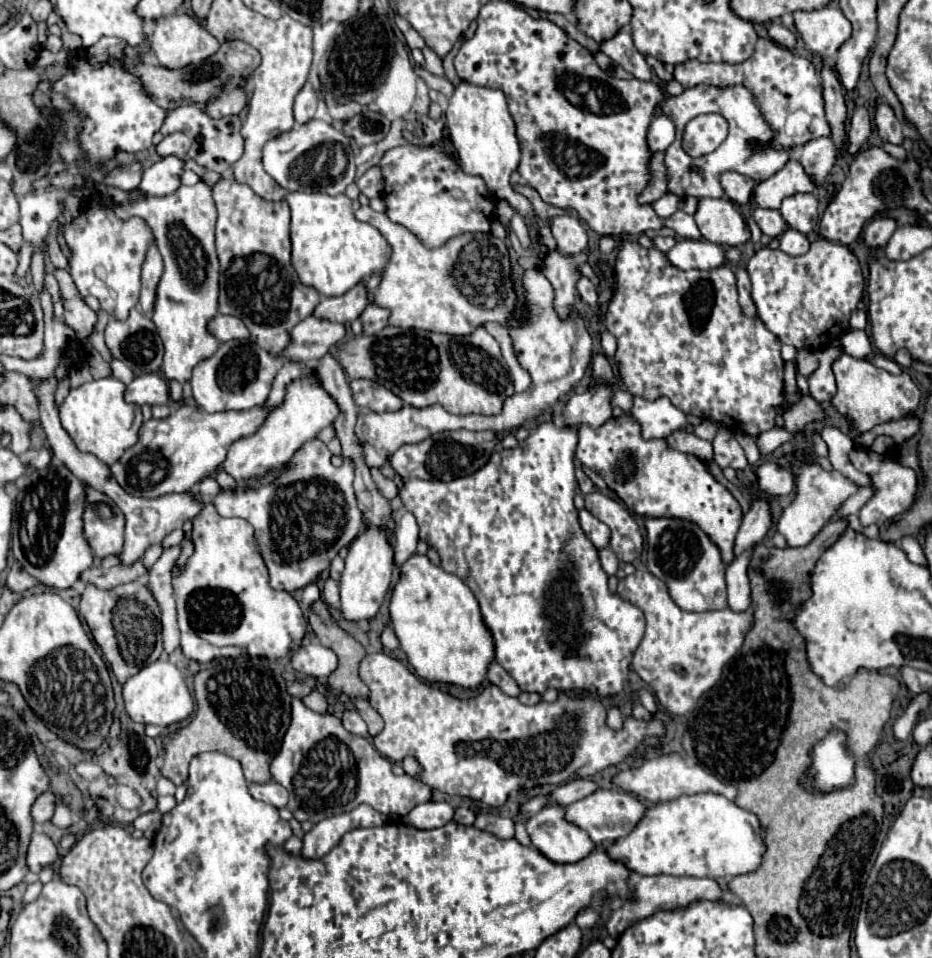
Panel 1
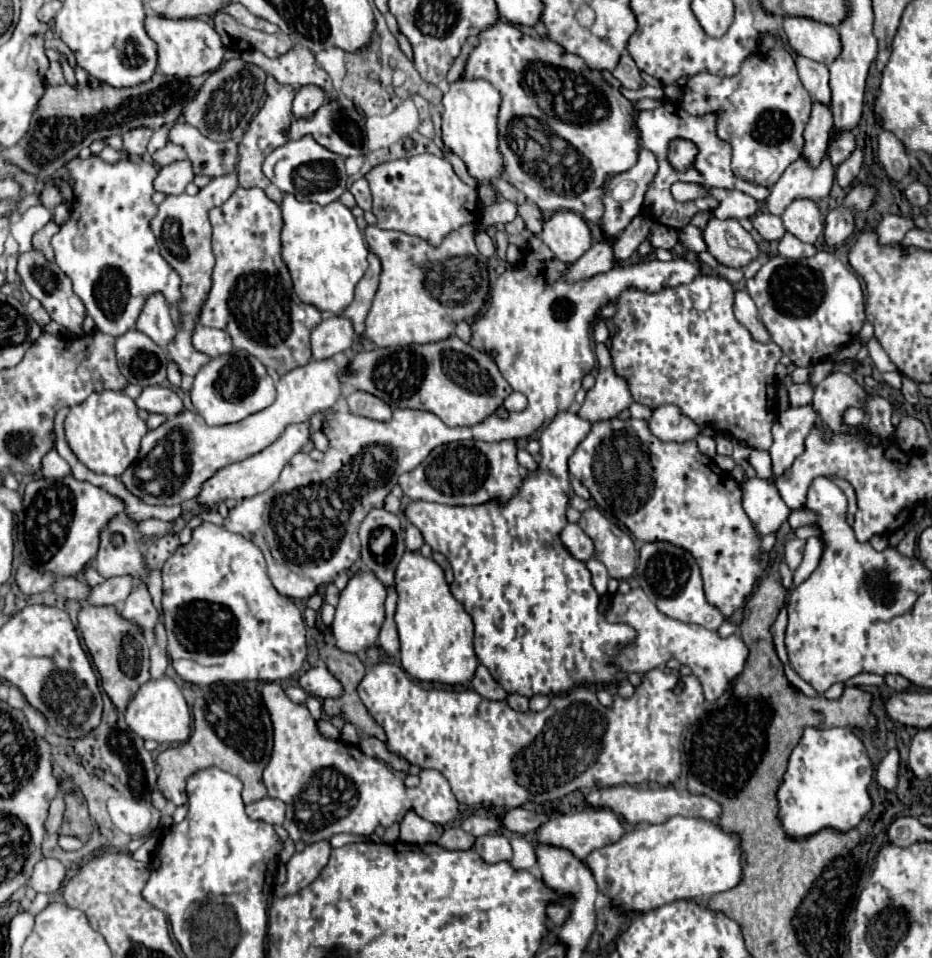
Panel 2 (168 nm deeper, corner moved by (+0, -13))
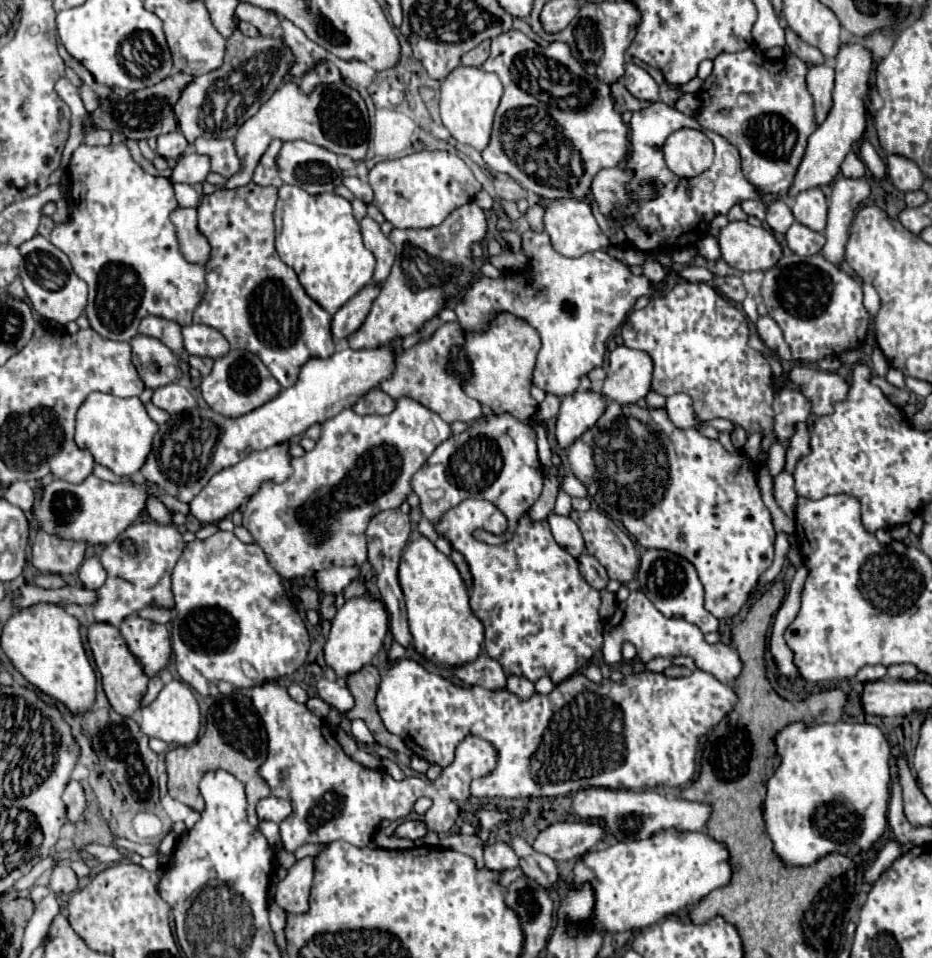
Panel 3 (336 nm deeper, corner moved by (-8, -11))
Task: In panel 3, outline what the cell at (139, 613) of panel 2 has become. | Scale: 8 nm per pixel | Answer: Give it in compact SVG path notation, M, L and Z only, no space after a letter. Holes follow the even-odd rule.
M131 614L123 620L119 632L125 638L131 654L141 664L145 676L161 676L171 658L171 636L167 628Z

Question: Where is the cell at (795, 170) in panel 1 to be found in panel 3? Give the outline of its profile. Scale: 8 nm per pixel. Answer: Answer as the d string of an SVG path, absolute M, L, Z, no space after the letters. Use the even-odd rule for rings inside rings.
M843 44L835 58L835 88L833 88L833 106L825 118L825 122L809 136L809 144L803 156L803 162L797 170L795 182L789 188L789 196L799 194L801 190L813 186L825 186L833 182L839 172L839 164L849 154L853 142L857 142L865 130L865 94L867 94L867 78L871 70L871 52L859 44Z

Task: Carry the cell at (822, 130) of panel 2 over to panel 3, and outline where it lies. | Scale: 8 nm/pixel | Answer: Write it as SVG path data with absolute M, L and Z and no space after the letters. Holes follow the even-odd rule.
M827 62L825 64L813 64L807 68L807 90L811 92L813 102L815 102L817 124L821 124L825 120L825 116L829 114L833 78L835 78L835 72Z

